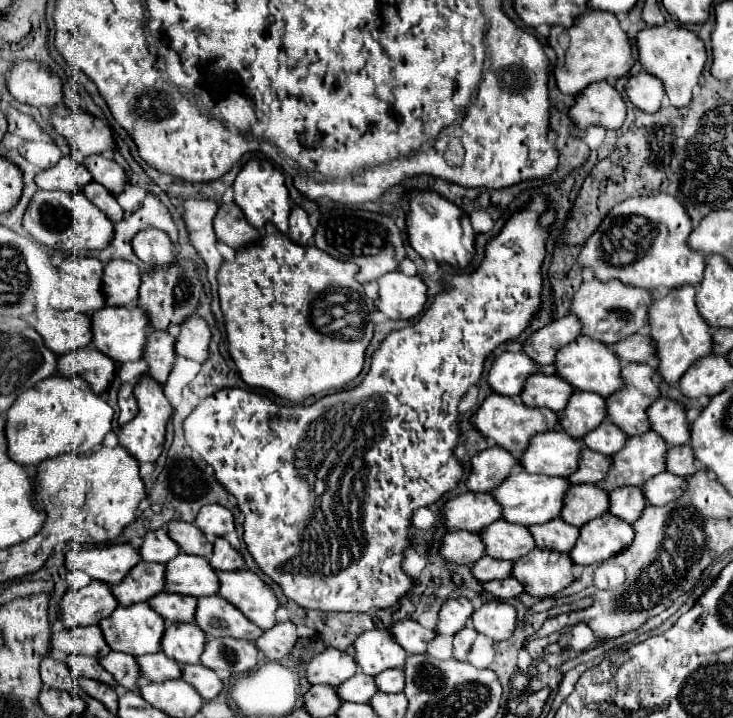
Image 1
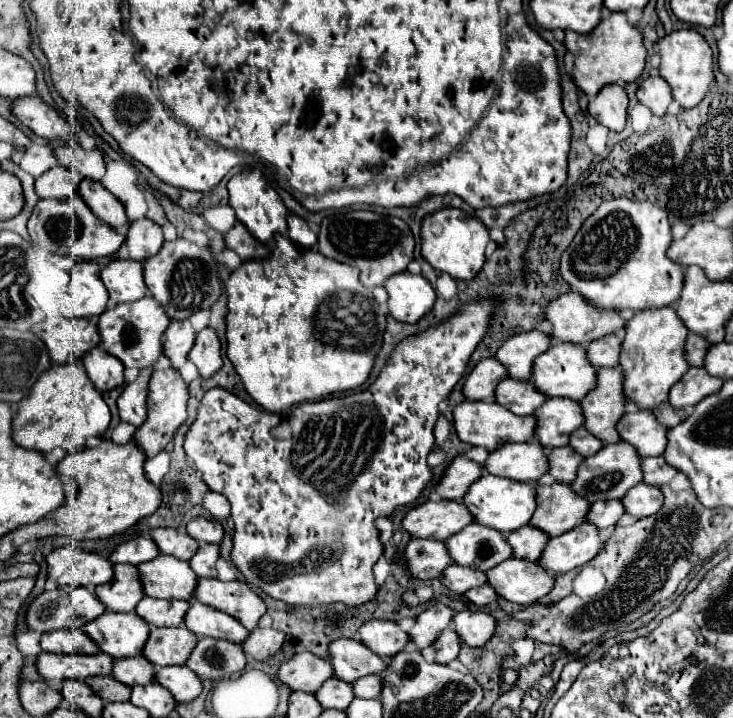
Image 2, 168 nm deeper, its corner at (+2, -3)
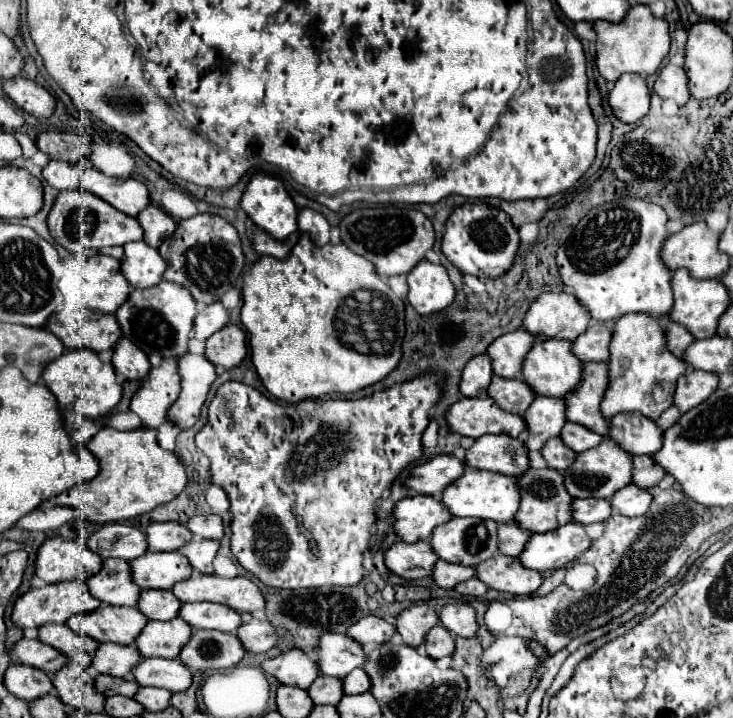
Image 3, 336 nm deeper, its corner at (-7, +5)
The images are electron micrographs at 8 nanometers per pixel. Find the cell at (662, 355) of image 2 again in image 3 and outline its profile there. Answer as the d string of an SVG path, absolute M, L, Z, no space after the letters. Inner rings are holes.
M630 313L626 317L620 317L614 323L612 341L608 349L608 387L600 403L602 417L610 419L620 411L636 411L656 421L660 413L672 405L676 381L686 371L686 363L666 349L662 325L658 323L658 319L652 319L642 313Z

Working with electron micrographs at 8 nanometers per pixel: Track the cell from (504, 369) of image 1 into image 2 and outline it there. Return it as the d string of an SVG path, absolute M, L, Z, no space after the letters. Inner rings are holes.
M481 359L475 369L469 373L463 393L469 401L487 401L495 399L495 385L507 379L507 367L499 359Z

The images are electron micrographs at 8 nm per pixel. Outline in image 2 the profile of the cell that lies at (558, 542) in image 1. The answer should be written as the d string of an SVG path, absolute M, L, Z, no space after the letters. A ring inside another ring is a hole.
M525 525L507 535L507 543L513 547L515 557L527 561L539 561L539 557L543 555L543 545L547 545L547 539L551 537L547 533L541 533L541 529L535 529L533 525Z

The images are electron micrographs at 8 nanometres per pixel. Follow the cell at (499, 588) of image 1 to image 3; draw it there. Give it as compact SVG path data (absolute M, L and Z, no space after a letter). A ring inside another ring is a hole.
M472 577L472 579L468 579L466 583L460 583L460 585L456 585L454 587L454 591L456 593L460 593L462 597L482 597L484 593L486 593L486 585L480 581L480 579L476 579L476 577Z

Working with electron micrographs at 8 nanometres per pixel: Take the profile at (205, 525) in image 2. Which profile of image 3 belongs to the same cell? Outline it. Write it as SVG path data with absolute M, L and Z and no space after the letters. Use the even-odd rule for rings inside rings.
M196 515L188 519L186 527L192 531L192 535L202 539L216 539L220 541L224 535L224 525L218 515Z

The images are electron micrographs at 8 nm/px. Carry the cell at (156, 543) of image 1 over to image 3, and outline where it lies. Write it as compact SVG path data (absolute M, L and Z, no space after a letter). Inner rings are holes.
M108 523L94 531L84 545L88 551L98 553L102 559L118 557L124 561L132 561L146 553L146 537L136 527L128 527L122 523Z

